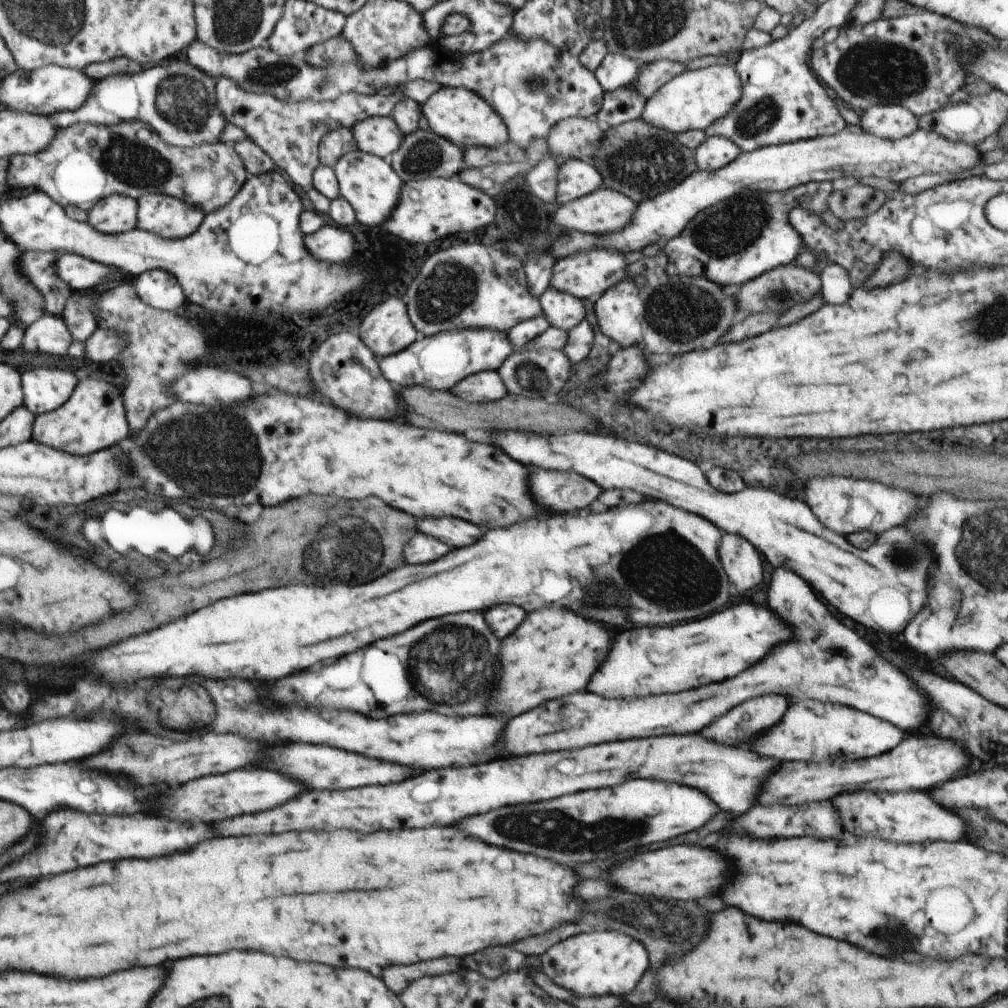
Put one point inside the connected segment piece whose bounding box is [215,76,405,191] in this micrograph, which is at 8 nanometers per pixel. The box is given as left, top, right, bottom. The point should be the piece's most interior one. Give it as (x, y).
(289, 132)

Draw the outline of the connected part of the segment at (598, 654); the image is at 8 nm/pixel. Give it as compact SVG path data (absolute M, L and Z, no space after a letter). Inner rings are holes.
M542 608L530 612L528 618L502 640L500 662L502 662L502 682L490 698L494 718L510 720L526 710L532 710L546 700L560 698L578 690L584 690L592 672L604 660L612 636L600 626L582 616L562 610L562 608Z

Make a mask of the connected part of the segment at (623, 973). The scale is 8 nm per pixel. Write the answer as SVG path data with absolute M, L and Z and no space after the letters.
M590 932L572 936L542 954L542 972L576 996L626 996L634 991L650 966L642 942L620 932Z

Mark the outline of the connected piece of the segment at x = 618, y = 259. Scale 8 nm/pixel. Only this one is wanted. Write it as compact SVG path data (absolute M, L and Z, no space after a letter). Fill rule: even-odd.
M582 250L582 252L576 252L572 256L566 256L566 258L555 261L550 286L584 301L588 300L590 296L600 296L608 288L620 284L627 277L626 268L625 256L616 250Z

